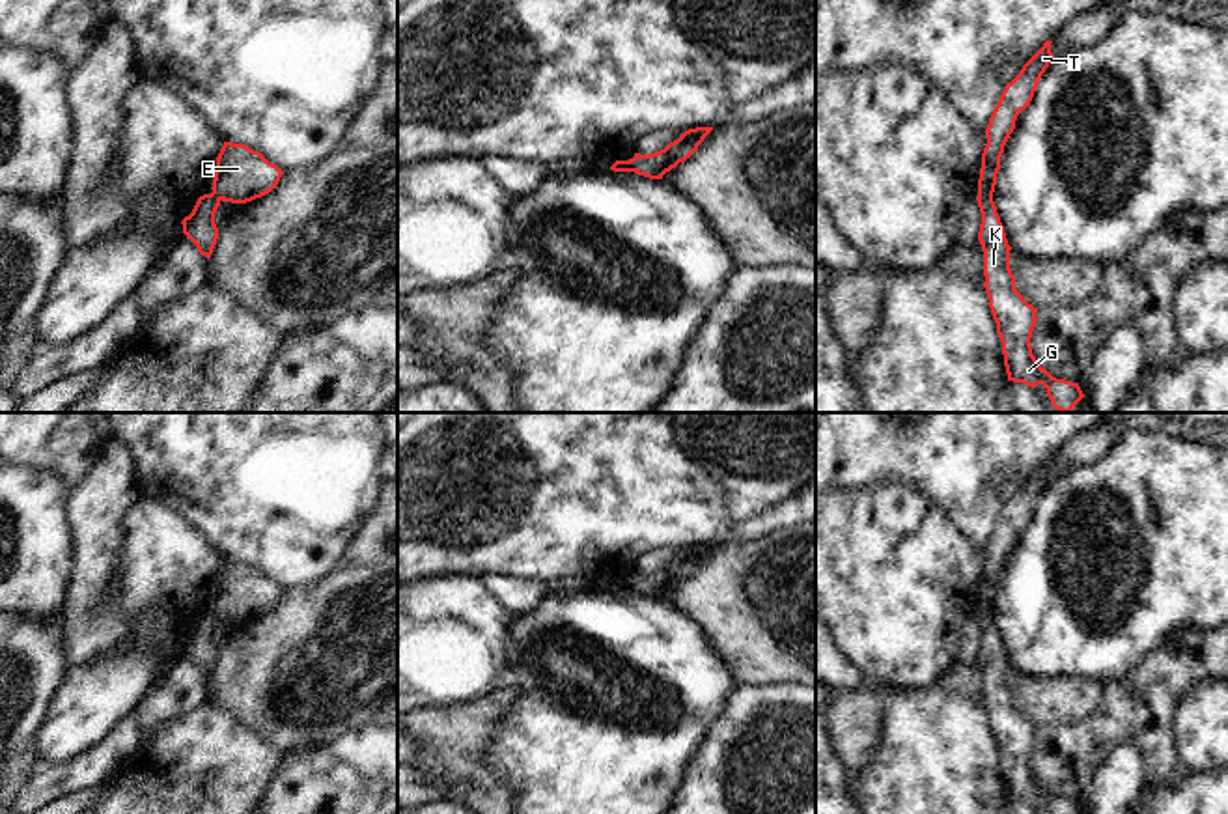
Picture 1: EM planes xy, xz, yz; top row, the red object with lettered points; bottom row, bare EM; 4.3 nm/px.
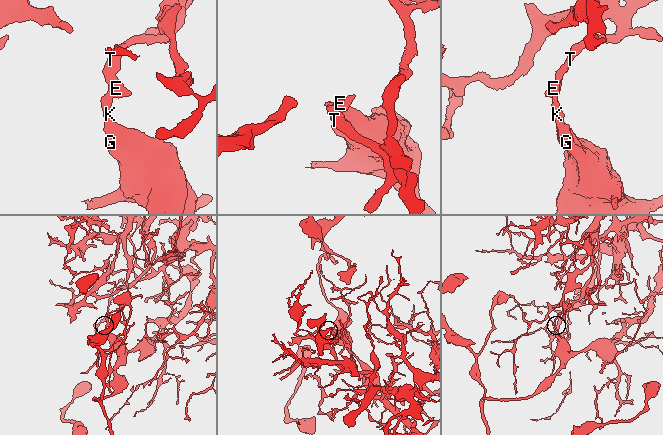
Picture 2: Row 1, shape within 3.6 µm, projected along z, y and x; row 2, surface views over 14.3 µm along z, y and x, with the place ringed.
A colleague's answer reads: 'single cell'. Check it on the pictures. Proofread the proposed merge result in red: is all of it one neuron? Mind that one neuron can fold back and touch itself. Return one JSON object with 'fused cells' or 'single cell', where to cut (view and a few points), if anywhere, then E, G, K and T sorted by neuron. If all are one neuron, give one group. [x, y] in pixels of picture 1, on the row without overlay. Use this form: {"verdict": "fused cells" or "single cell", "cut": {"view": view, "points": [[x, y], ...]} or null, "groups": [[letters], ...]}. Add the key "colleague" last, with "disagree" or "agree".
{"verdict": "fused cells", "cut": {"view": "yz", "points": [[978, 611], [991, 615]]}, "groups": [["E", "T"], ["G", "K"]], "colleague": "disagree"}

